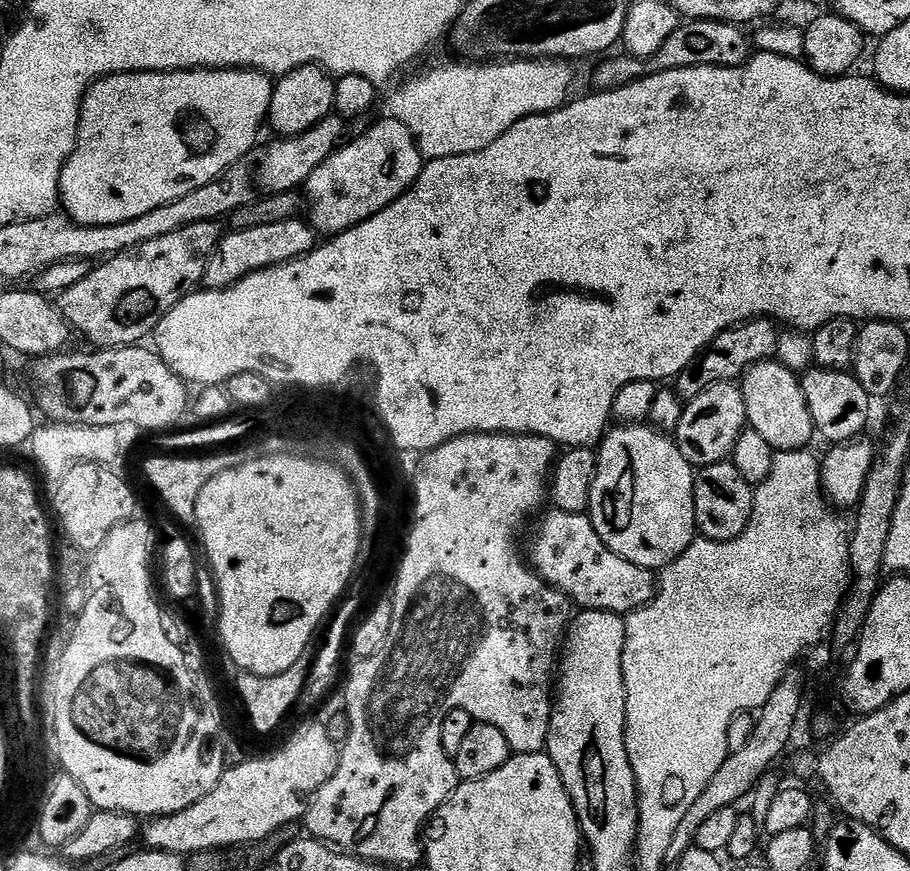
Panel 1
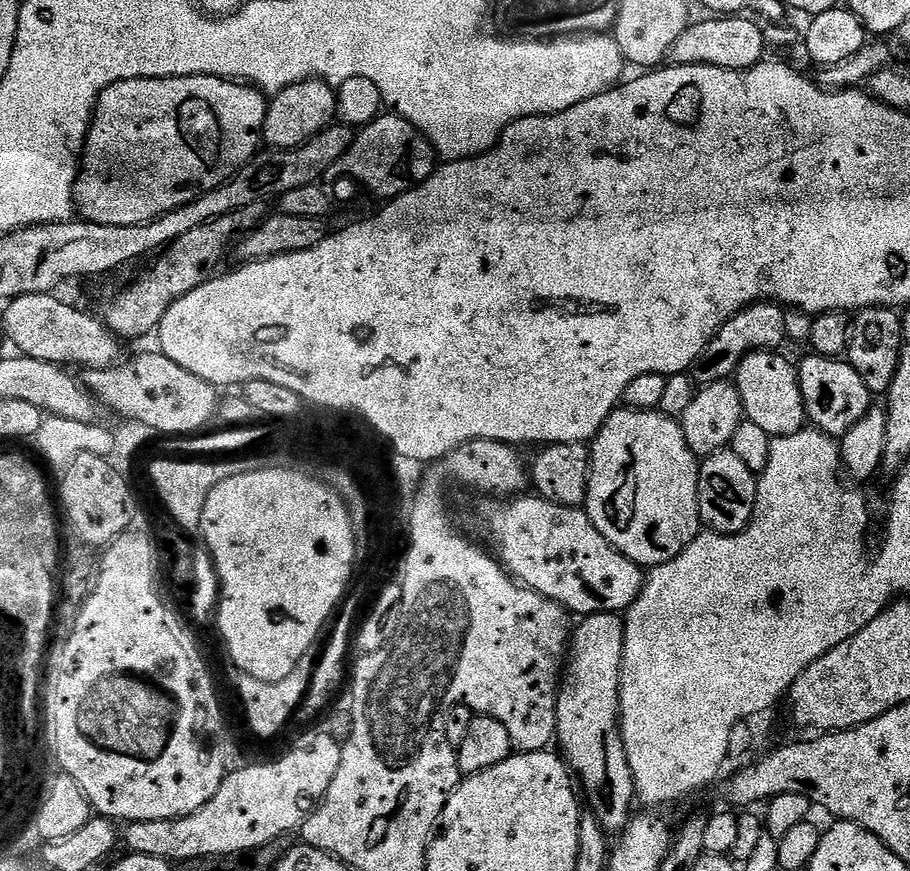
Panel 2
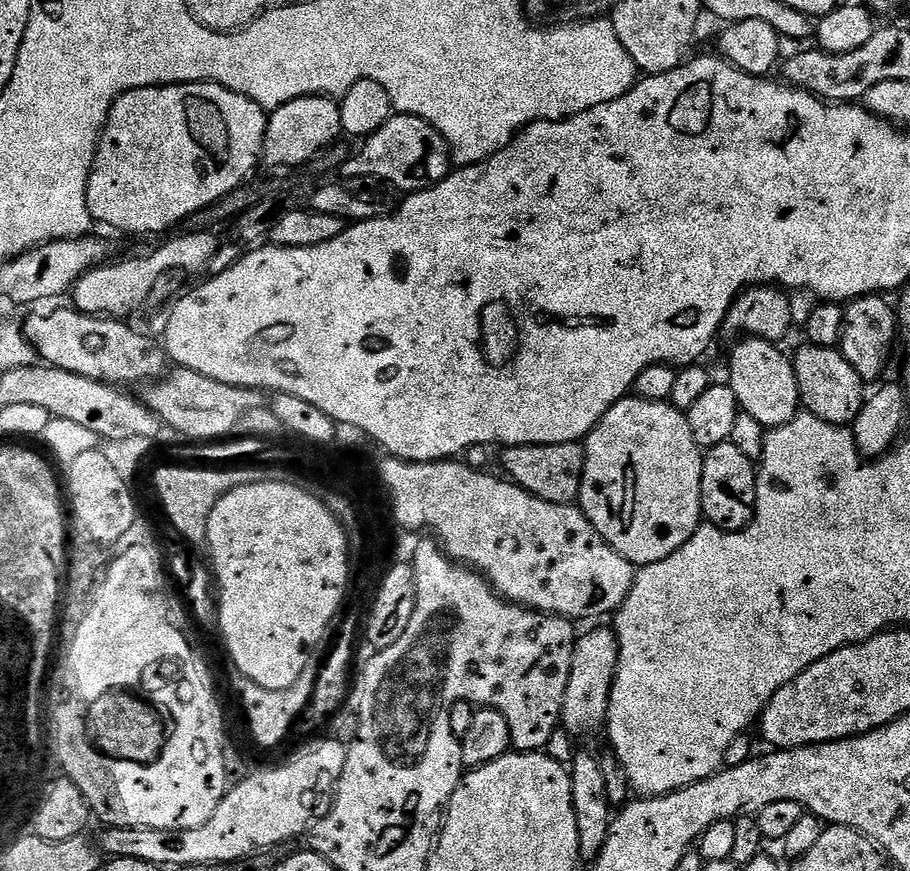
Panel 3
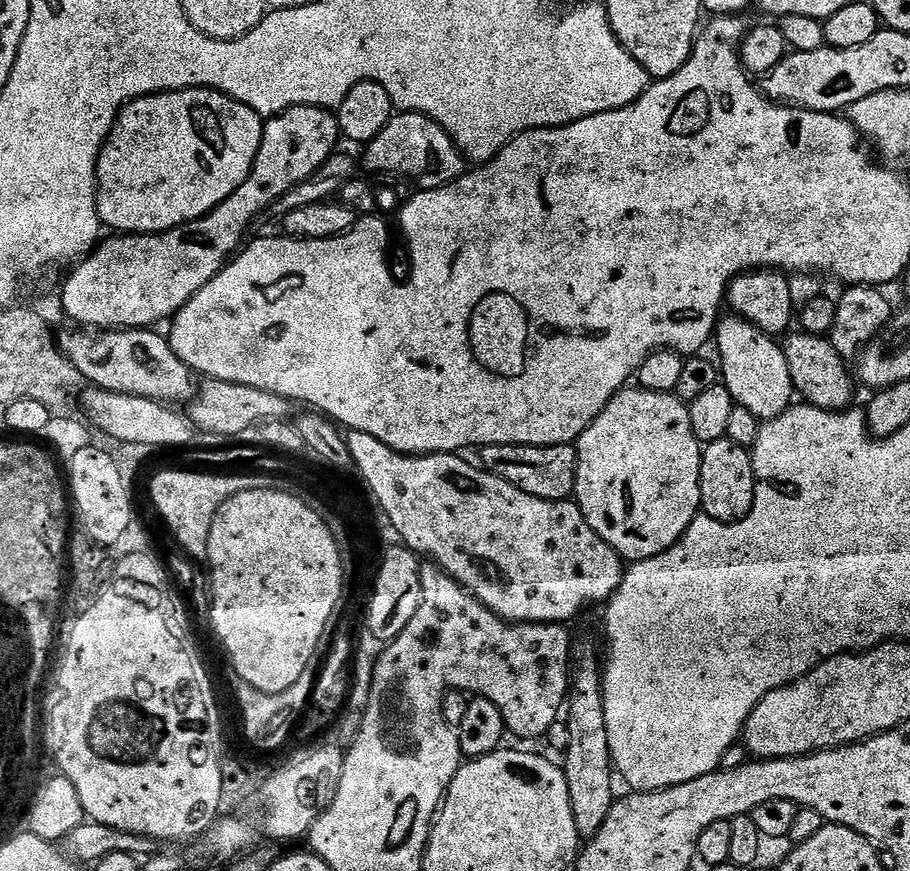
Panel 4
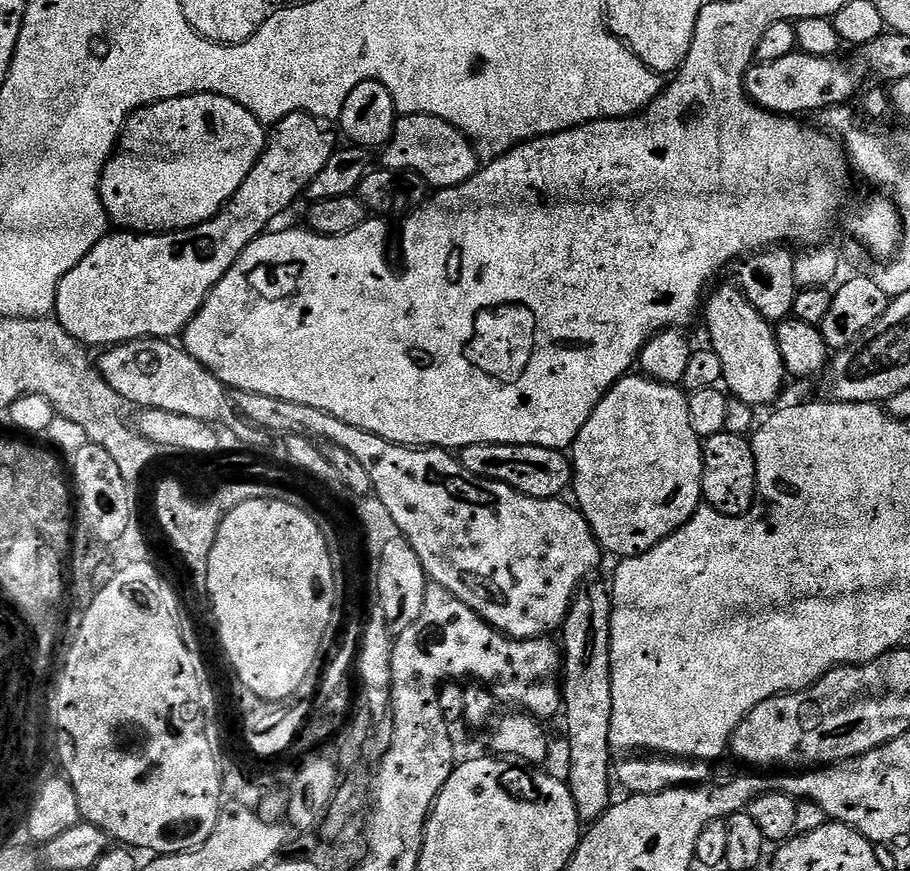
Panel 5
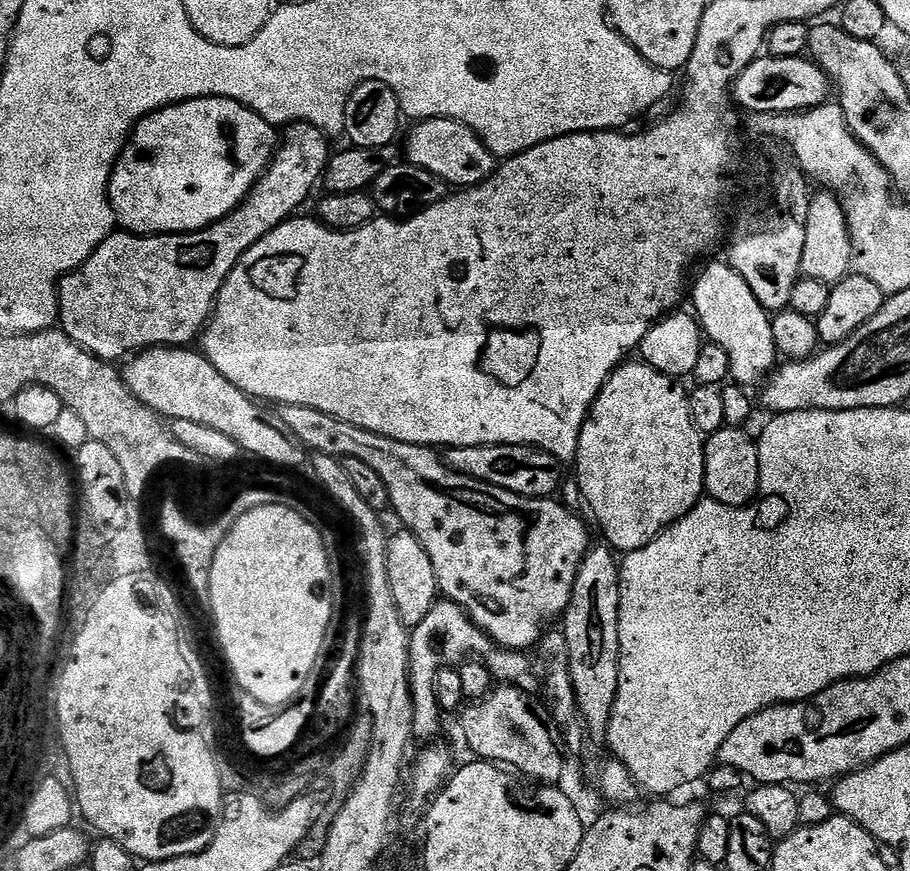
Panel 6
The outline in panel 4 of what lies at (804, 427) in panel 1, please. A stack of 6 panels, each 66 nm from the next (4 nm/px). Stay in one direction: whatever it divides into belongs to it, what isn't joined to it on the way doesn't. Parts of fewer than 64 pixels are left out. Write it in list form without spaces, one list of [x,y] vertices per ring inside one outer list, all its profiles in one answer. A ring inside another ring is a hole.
[[[728,314],[717,323],[714,348],[715,344],[720,351],[718,367],[723,387],[727,388],[739,407],[750,410],[750,414],[754,414],[762,422],[767,422],[778,418],[793,403],[794,389],[790,366],[786,362],[783,347],[773,337],[767,336],[748,320]]]

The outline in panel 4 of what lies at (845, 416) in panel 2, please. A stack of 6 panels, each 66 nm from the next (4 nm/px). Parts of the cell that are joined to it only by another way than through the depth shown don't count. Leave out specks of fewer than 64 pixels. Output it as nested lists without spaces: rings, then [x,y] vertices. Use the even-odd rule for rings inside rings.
[[[796,330],[783,341],[782,347],[786,354],[786,362],[790,366],[792,387],[799,395],[801,392],[808,399],[805,401],[811,407],[827,412],[842,412],[851,405],[848,403],[852,400],[854,376],[853,373],[852,376],[848,373],[849,365],[838,354],[838,350],[834,350],[828,336],[815,336]]]

